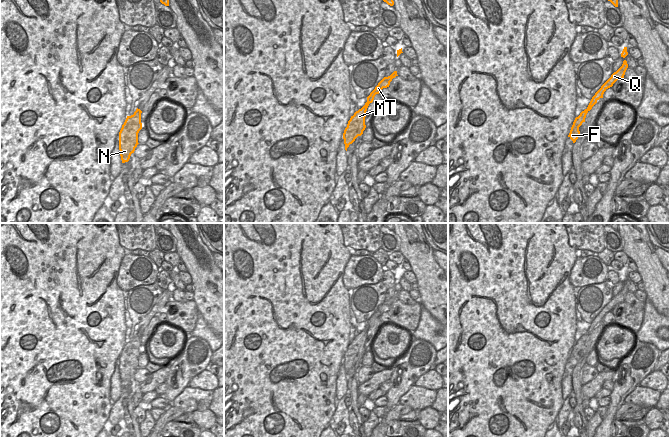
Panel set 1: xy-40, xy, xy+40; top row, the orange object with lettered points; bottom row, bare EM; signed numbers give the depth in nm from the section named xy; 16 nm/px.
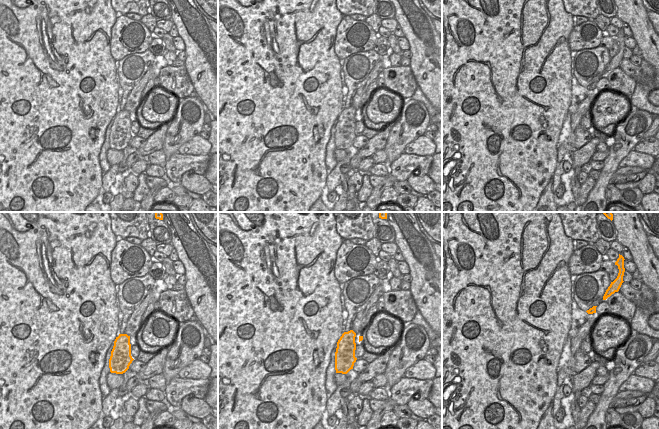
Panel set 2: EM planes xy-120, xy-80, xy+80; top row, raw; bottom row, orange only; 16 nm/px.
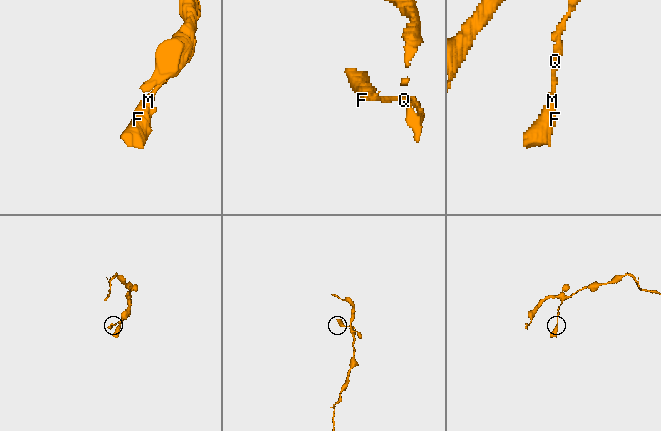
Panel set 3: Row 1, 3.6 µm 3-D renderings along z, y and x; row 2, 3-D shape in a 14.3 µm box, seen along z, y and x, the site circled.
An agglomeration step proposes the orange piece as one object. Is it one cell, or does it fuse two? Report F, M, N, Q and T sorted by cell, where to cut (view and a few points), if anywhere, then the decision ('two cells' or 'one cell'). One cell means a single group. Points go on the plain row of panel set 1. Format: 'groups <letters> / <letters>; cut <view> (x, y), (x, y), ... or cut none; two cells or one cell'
groups F M N Q T; cut none; one cell

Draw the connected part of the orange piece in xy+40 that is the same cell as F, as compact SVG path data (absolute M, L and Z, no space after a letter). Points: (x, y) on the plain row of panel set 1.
M624 284L622 290L616 296L614 296L611 299L611 301L595 317L588 331L584 335L582 335L578 341L575 342L570 357L568 359L568 361L573 365L573 367L576 366L580 359L579 351L582 349L583 346L585 346L587 337L592 333L592 331L597 327L597 325L600 322L603 322L603 318L608 312L612 311L617 304L624 302L627 292L628 292L627 285Z

